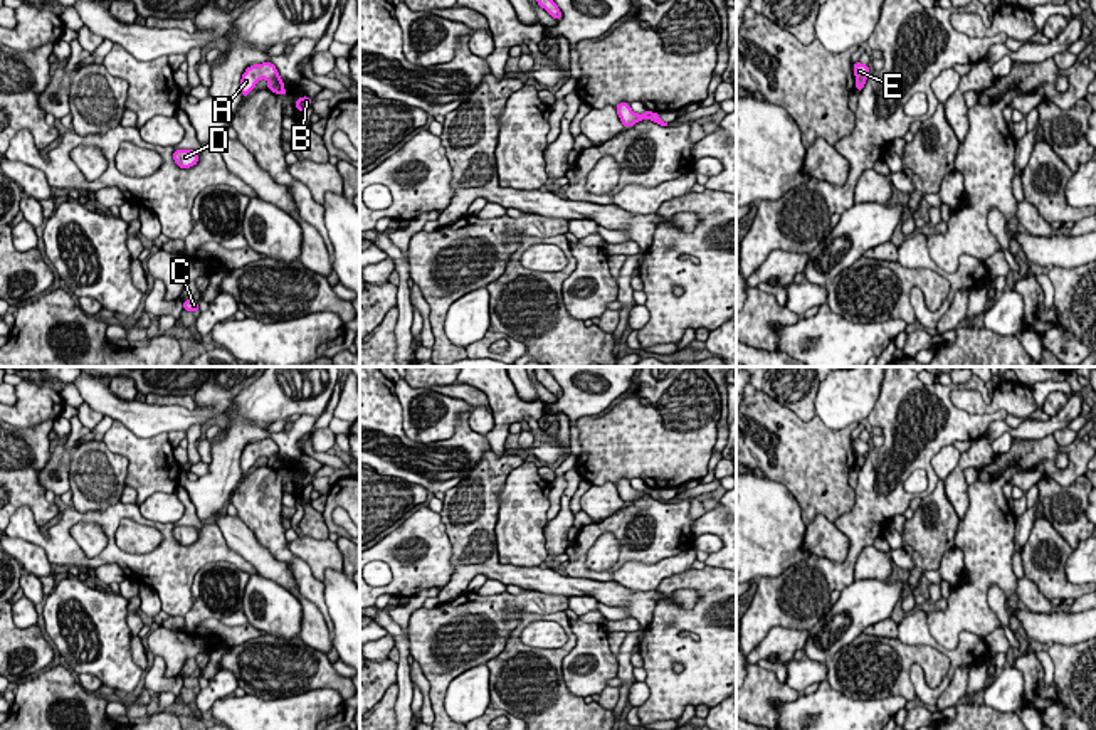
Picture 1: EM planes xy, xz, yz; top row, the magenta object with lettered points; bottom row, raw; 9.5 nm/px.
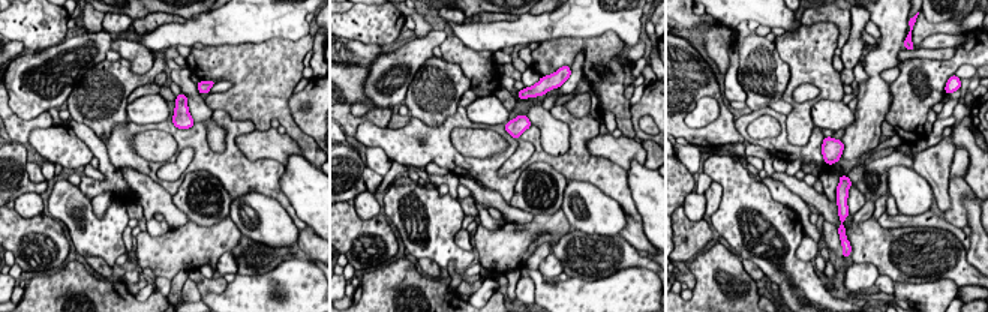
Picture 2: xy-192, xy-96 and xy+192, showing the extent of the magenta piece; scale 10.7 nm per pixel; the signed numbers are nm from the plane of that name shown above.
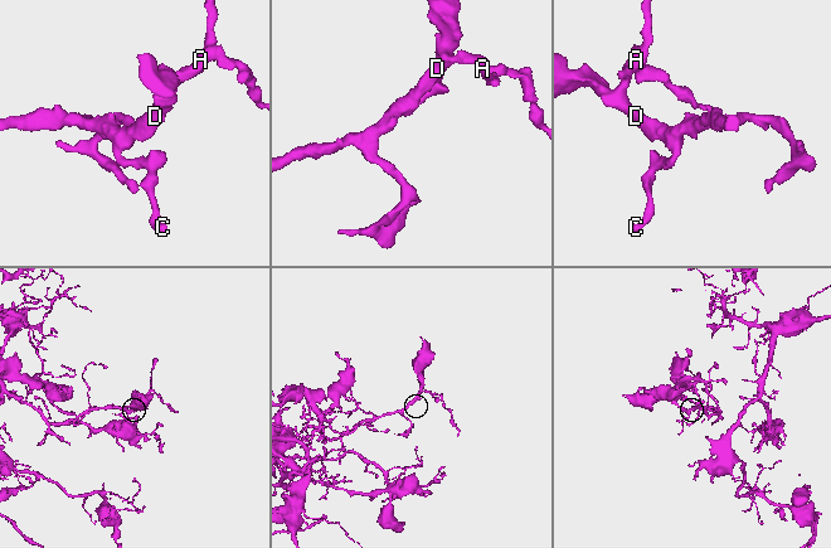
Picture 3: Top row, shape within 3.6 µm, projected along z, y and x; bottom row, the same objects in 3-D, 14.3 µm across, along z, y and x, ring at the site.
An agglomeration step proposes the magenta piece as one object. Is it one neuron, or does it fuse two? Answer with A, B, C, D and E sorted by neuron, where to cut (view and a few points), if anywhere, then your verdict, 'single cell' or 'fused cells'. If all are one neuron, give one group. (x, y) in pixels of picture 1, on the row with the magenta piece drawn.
groups A C D E / B; cut xy (278, 74), (269, 81); fused cells

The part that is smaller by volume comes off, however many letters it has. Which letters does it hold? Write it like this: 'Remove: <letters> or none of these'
Remove: B

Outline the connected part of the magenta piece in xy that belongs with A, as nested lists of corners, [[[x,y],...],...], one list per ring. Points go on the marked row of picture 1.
[[[272,62],[254,64],[245,69],[240,79],[240,93],[244,98],[249,96],[261,79],[271,81],[277,77],[277,67]]]

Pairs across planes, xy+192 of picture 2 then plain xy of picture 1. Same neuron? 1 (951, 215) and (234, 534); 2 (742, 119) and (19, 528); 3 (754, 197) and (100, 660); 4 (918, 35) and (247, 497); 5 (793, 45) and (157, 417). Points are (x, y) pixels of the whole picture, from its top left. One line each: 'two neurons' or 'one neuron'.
1: two neurons
2: one neuron
3: one neuron
4: one neuron
5: two neurons

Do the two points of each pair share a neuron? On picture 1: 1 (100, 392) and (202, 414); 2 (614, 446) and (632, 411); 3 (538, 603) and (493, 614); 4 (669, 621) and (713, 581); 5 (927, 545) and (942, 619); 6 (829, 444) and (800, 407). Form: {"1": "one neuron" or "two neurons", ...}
{"1": "one neuron", "2": "one neuron", "3": "one neuron", "4": "one neuron", "5": "two neurons", "6": "two neurons"}

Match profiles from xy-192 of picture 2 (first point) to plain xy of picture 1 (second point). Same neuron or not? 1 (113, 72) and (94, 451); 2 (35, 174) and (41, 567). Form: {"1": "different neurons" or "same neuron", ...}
{"1": "same neuron", "2": "different neurons"}

